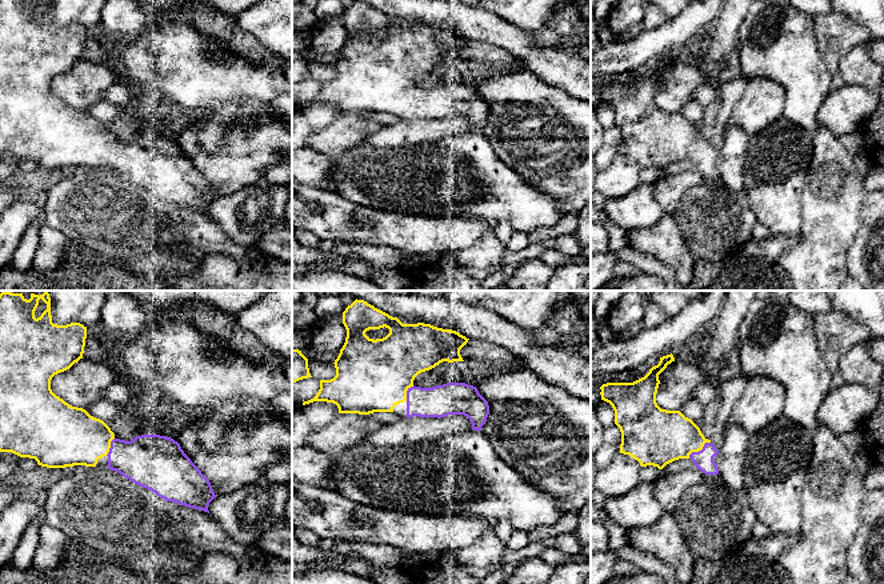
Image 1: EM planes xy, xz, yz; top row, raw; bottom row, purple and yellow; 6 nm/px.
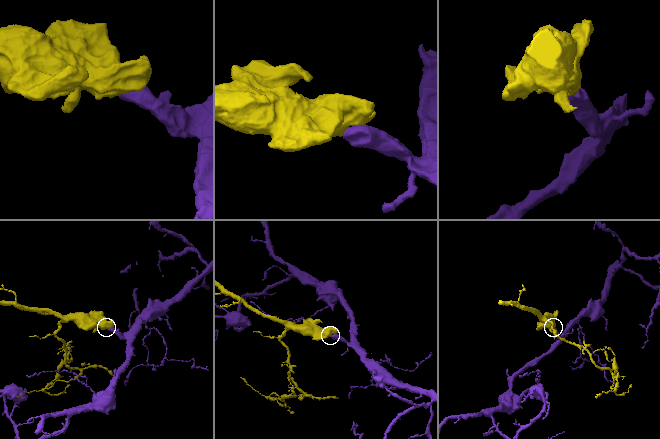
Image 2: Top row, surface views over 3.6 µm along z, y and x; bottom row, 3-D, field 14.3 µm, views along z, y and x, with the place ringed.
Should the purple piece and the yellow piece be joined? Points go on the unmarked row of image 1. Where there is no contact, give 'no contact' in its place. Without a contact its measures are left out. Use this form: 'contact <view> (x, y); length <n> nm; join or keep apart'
contact yz (699, 152); length 170 nm; join

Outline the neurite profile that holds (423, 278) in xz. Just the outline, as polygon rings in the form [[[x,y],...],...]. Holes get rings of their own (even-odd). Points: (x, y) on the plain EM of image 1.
[[[369,265],[368,280],[379,291],[485,291],[480,281],[460,268],[417,265],[403,269]]]

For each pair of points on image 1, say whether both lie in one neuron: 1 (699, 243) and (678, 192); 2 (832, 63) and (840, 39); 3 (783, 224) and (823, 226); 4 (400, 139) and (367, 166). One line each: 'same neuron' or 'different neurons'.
1: same neuron
2: same neuron
3: different neurons
4: different neurons

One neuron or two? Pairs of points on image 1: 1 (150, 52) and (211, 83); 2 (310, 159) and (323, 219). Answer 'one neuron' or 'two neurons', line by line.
1: one neuron
2: two neurons

